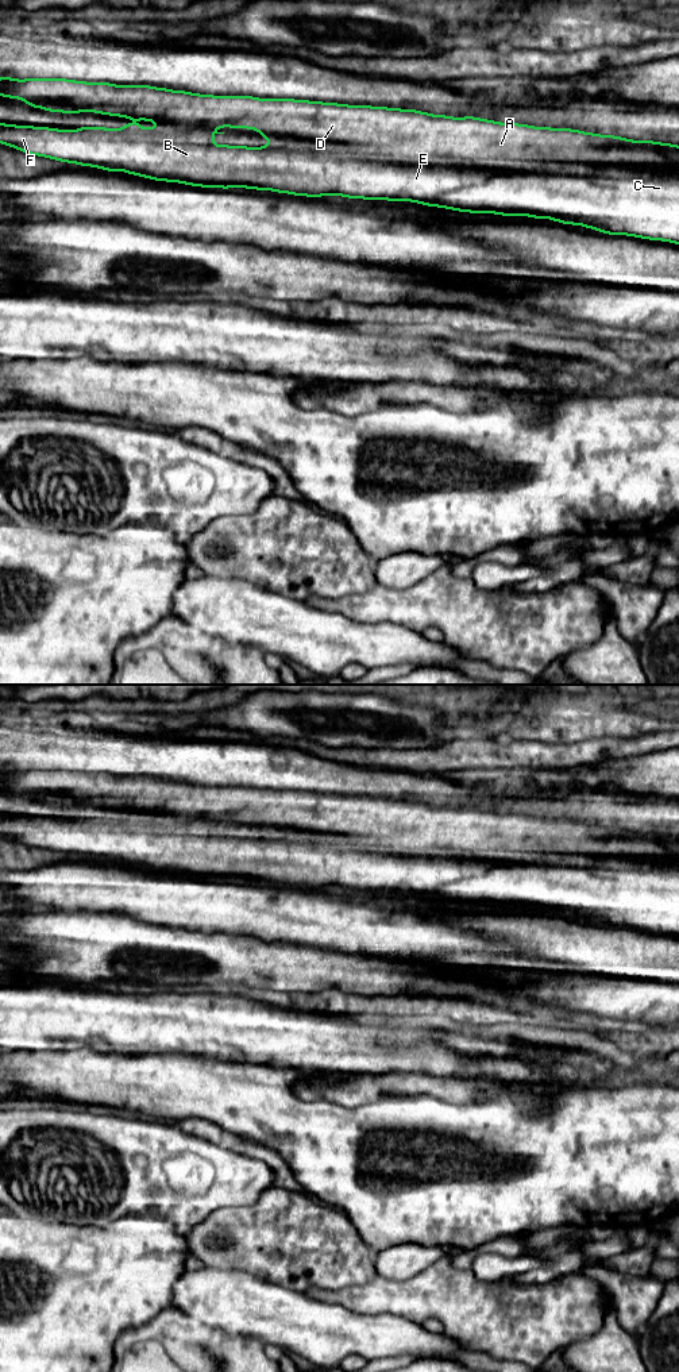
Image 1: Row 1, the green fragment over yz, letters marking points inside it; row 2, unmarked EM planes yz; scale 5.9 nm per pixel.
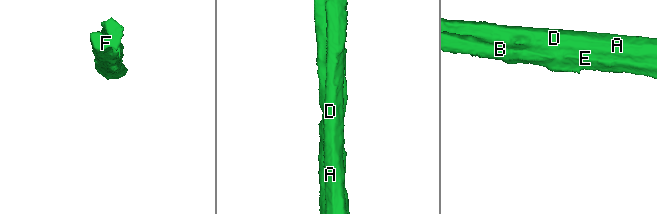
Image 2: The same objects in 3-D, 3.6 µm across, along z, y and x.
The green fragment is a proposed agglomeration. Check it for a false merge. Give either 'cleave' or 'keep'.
cleave

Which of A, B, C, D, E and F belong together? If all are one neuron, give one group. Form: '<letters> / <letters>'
A / B C D E F

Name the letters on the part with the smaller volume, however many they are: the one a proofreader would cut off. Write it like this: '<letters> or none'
A

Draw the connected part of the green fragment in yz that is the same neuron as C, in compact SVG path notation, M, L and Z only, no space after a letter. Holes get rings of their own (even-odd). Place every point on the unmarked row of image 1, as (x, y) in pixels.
M0 768L0 787L1 789L8 789L8 790L19 790L19 791L23 791L24 794L27 794L31 799L42 799L42 801L49 802L49 803L82 805L84 802L89 802L89 803L93 803L93 805L109 806L109 808L120 808L120 809L132 809L132 810L143 810L143 812L150 812L150 813L158 813L161 816L159 818L151 820L151 821L143 820L143 818L140 818L138 816L126 816L120 821L105 820L105 818L88 818L88 817L82 817L80 821L65 821L65 820L63 821L57 821L57 820L49 820L49 818L16 817L16 816L0 814L0 835L1 836L11 837L11 839L13 839L16 841L20 841L20 843L23 843L26 845L30 845L30 847L46 848L46 849L50 849L50 851L61 852L61 853L66 853L66 855L77 855L80 858L99 859L99 860L103 860L105 863L126 863L126 864L130 864L131 867L146 868L146 870L150 870L153 872L178 874L178 875L186 875L186 876L190 876L190 878L201 878L201 879L221 879L221 880L246 879L246 880L256 880L256 882L273 882L273 883L277 883L277 885L289 885L289 886L293 886L293 887L306 887L306 889L313 889L313 890L321 889L321 887L329 887L329 886L335 887L336 886L336 887L342 887L342 889L347 889L347 890L363 890L363 891L371 891L371 893L377 893L377 891L381 891L381 890L383 890L386 893L401 893L401 891L404 891L405 894L414 893L414 894L421 895L421 897L427 895L431 899L440 898L440 899L447 899L447 901L451 901L451 902L468 903L468 905L475 905L475 903L487 905L487 903L490 903L490 905L501 906L501 907L528 907L528 909L535 909L535 910L551 910L551 912L559 913L562 916L583 917L586 920L597 921L597 922L603 924L606 926L628 926L628 928L633 928L633 929L643 929L643 930L648 930L648 932L661 932L661 933L670 933L670 934L679 936L679 837L678 836L660 835L660 833L655 833L655 832L632 832L632 830L626 830L626 829L622 829L622 828L601 826L601 825L585 824L585 822L572 821L572 820L540 818L541 821L544 821L545 824L549 824L549 825L556 825L556 826L563 828L563 829L564 828L575 826L575 828L578 828L580 830L579 833L575 833L572 836L572 841L571 841L572 855L571 856L548 858L547 860L543 860L541 858L536 856L532 852L499 852L499 853L491 855L489 858L468 858L468 856L462 856L462 855L459 855L455 851L455 841L445 843L441 839L404 839L404 837L396 837L391 843L389 843L383 836L379 836L379 835L377 835L373 830L355 829L352 825L355 824L355 812L359 809L359 805L358 805L358 801L356 801L359 797L348 797L348 795L337 795L337 794L323 794L323 793L309 793L309 791L294 791L294 790L277 791L277 790L259 790L259 789L252 789L252 787L213 787L213 786L192 785L192 783L186 783L186 782L173 782L173 781L166 781L166 779L155 779L155 778L151 778L151 776L115 776L115 775L111 775L111 774L86 774L86 772L76 772L76 771L66 771L66 770L26 770L26 771L18 771L18 770L12 770L12 768ZM217 818L255 821L255 822L258 822L258 824L261 824L263 826L263 830L271 830L274 835L269 836L269 837L261 837L259 840L252 840L252 839L248 839L248 837L229 837L229 836L217 837L217 836L213 835L212 828L215 825L224 825L224 824L217 824L216 822Z

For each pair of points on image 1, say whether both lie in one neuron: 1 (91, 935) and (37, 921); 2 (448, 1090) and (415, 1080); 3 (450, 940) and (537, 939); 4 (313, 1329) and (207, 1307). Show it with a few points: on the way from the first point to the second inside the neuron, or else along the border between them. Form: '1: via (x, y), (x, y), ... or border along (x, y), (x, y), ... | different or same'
1: via (77, 927), (50, 927) | same
2: via (440, 1086), (423, 1083) | same
3: border along (462, 929), (523, 948) | different
4: via (286, 1318), (253, 1307), (234, 1307) | same

